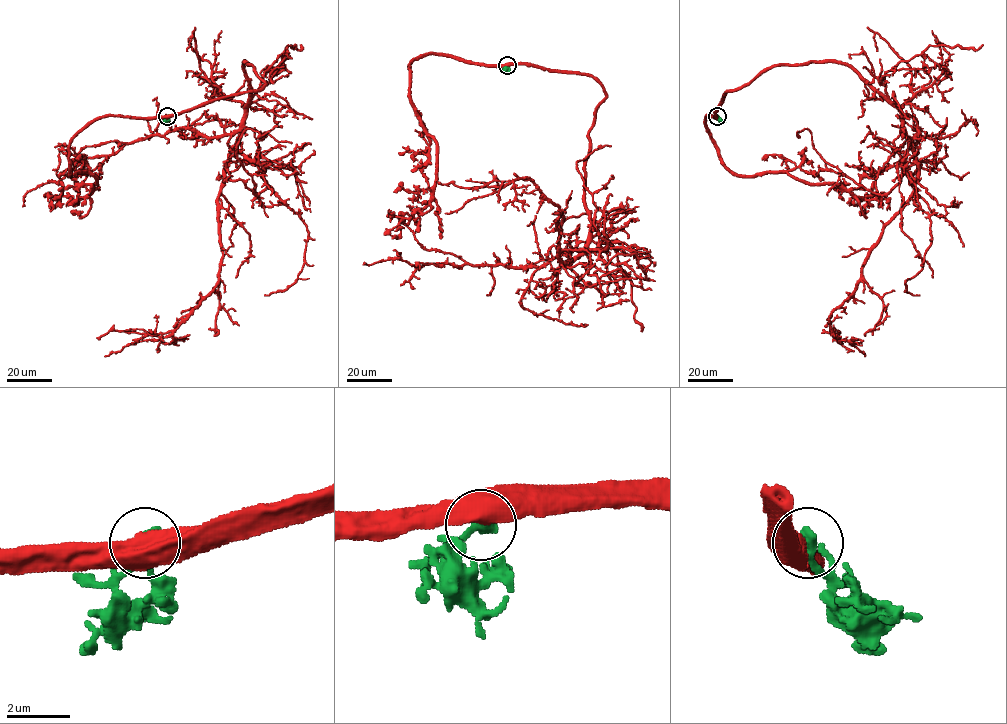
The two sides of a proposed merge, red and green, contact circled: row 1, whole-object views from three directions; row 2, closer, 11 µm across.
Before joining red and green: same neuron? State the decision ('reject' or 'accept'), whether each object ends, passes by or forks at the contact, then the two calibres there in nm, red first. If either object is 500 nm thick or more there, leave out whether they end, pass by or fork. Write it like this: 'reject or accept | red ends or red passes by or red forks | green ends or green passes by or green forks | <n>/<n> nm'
reject | 600/400 nm

